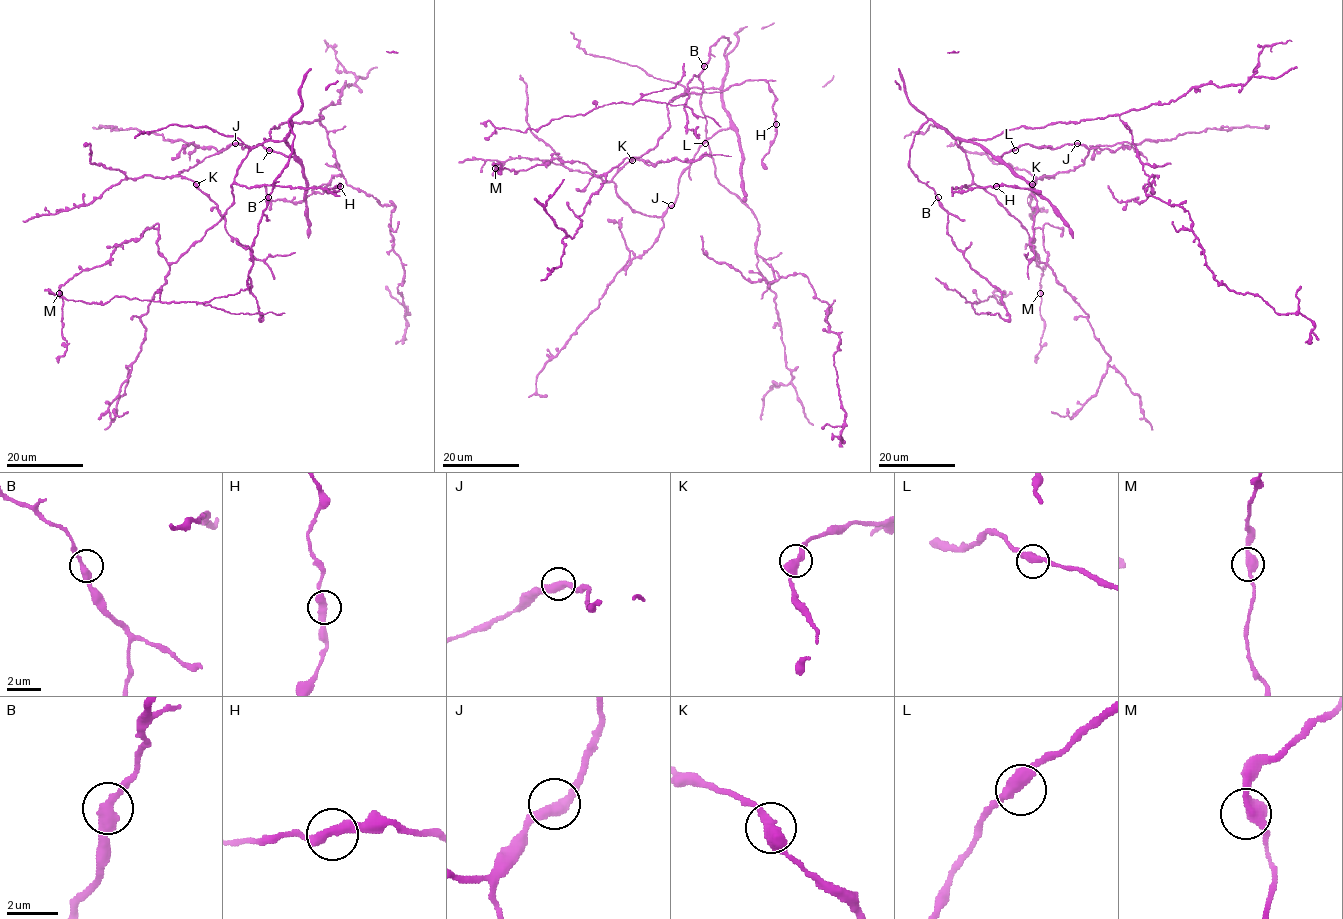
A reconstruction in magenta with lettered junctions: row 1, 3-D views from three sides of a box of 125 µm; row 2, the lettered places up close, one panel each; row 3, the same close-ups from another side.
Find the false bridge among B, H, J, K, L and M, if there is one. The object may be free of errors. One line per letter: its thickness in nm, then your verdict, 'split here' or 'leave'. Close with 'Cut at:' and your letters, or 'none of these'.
B: calibre 400 nm; leave
H: calibre 400 nm; leave
J: calibre 400 nm; leave
K: calibre 440 nm; leave
L: calibre 440 nm; leave
M: calibre 440 nm; leave
Cut at: none of these

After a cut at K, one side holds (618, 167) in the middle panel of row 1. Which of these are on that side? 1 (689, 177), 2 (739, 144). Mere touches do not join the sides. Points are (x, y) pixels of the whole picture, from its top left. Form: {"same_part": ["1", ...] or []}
{"same_part": ["1", "2"]}

